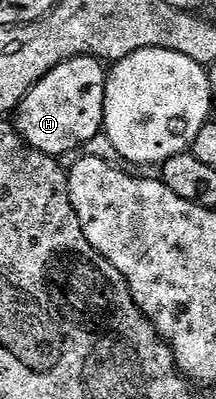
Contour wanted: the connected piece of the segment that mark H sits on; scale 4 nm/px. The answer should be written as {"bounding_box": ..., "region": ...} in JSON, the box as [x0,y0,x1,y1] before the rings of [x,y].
{"bounding_box":[17,56,106,158],"region":[[[76,56],[55,66],[17,107],[17,133],[35,150],[58,158],[91,143],[102,135],[105,126],[106,79],[106,65],[94,56]]]}

